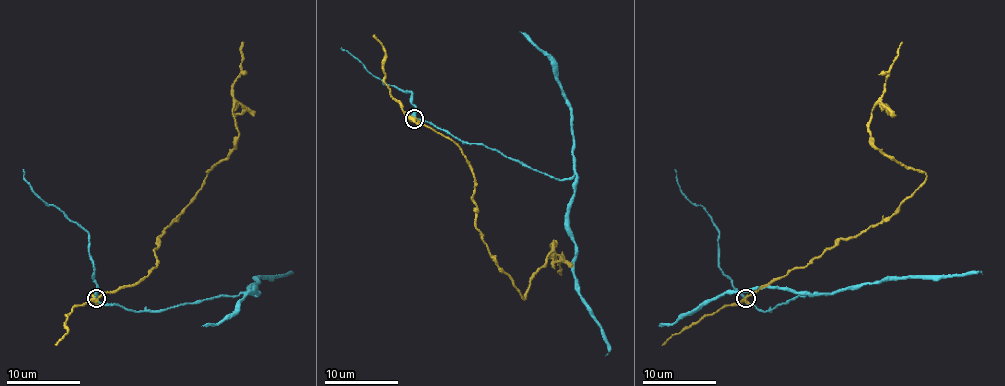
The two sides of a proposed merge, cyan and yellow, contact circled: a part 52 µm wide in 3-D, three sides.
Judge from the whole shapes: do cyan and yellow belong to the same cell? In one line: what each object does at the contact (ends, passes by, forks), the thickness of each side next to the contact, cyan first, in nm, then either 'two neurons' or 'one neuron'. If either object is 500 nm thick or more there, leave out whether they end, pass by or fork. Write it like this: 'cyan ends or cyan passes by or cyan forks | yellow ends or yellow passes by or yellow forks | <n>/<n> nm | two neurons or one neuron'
cyan passes by | yellow forks | 300/320 nm | two neurons

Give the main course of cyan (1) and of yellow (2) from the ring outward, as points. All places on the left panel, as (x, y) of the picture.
1: (97, 298), (134, 311), (165, 311), (220, 296), (257, 294), (250, 288), (257, 277), (287, 274)
2: (97, 298), (134, 287), (152, 270), (158, 237), (237, 145), (233, 84), (240, 71), (240, 41)

